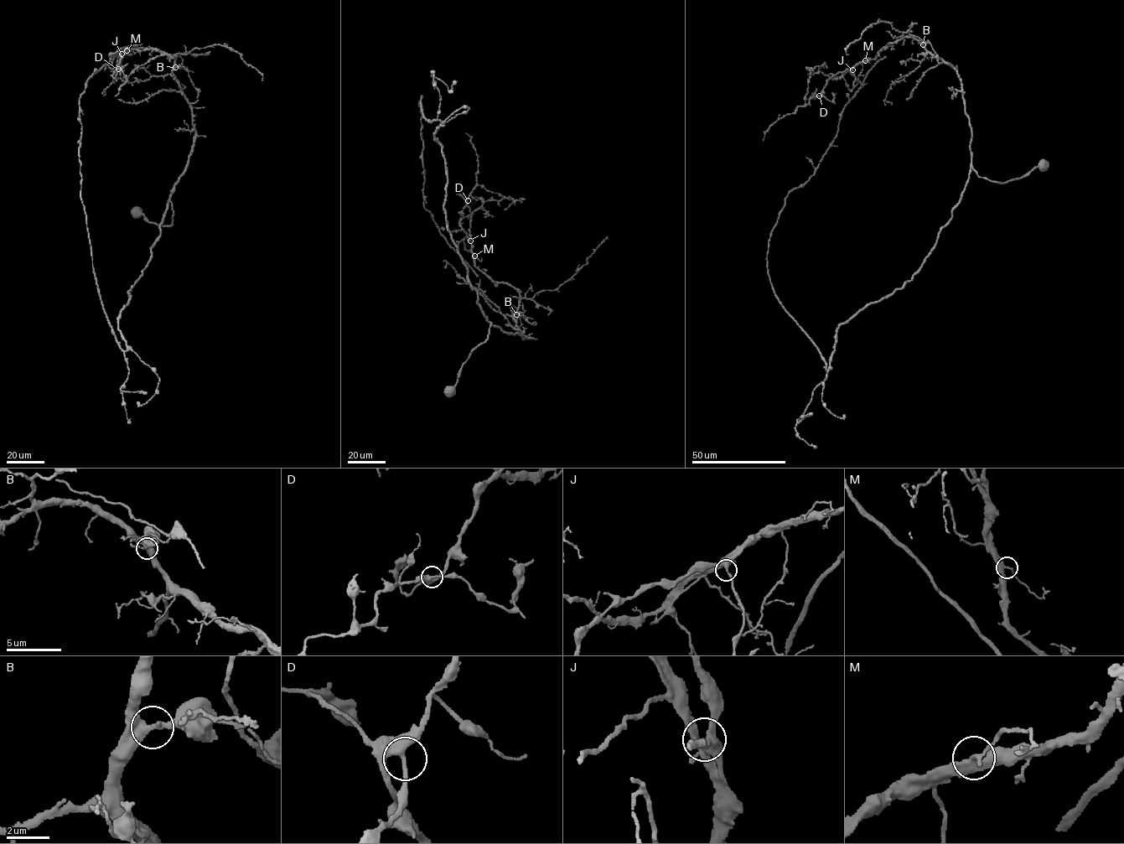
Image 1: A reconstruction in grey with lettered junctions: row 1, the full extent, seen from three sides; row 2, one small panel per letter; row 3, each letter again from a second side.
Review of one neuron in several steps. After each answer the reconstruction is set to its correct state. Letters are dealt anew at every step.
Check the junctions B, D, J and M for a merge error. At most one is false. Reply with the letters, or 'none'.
none

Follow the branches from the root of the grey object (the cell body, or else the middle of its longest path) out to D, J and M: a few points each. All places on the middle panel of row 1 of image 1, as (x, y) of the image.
D: (449, 390), (468, 356), (487, 339), (490, 323), (525, 338), (512, 317), (519, 292), (475, 265), (468, 200)
J: (449, 390), (468, 356), (487, 339), (490, 323), (525, 338), (512, 317), (519, 292), (479, 270), (470, 240)
M: (449, 390), (468, 356), (487, 339), (490, 323), (525, 338), (512, 317), (519, 292), (483, 273), (474, 256)

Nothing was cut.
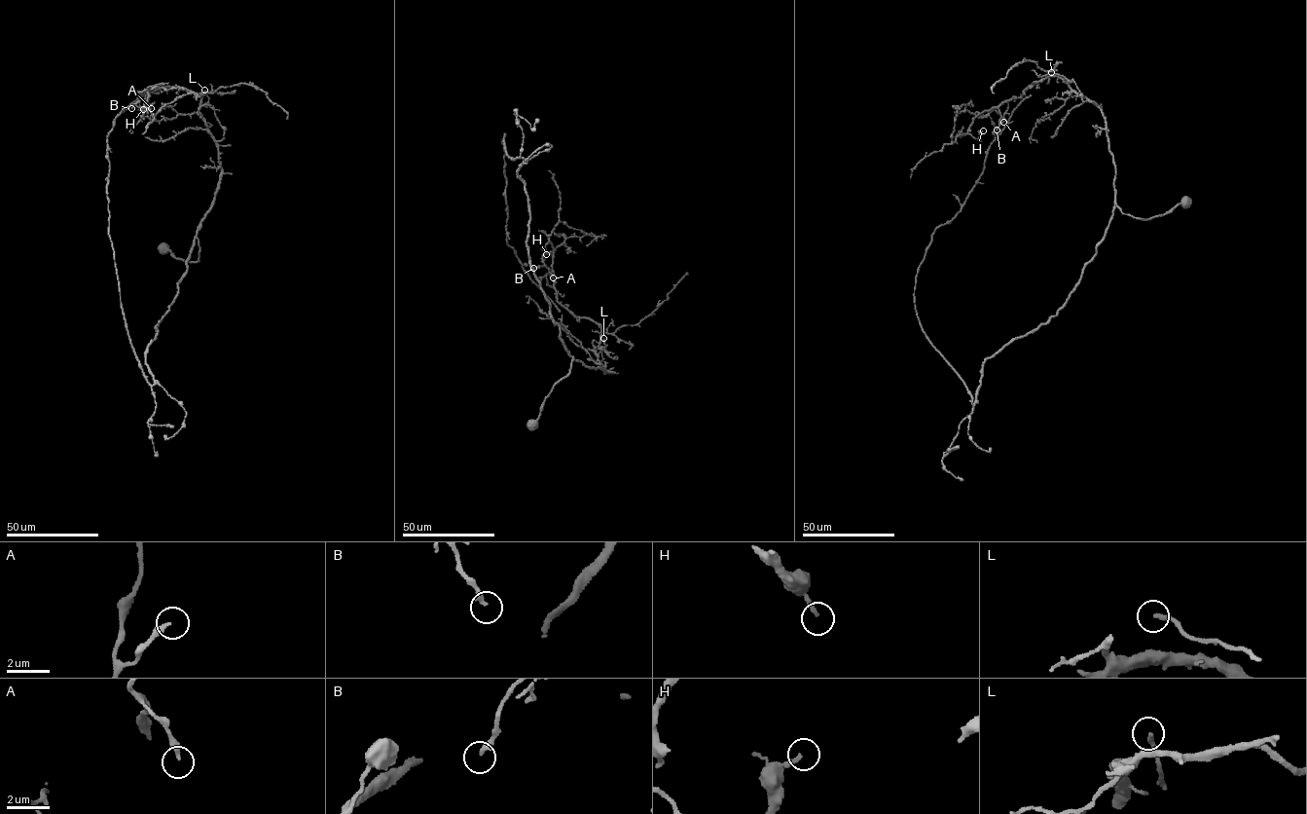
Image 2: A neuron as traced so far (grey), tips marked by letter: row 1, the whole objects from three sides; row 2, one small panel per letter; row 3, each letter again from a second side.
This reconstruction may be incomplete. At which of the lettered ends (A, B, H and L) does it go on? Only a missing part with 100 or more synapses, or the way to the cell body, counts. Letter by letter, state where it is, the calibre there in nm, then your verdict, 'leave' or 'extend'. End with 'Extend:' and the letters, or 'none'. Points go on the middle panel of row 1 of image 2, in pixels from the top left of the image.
A: place (553, 277); calibre 260 nm; leave
B: place (533, 268); calibre 240 nm; leave
H: place (546, 254); calibre 200 nm; leave
L: place (603, 338); calibre 190 nm; extend
Extend: L

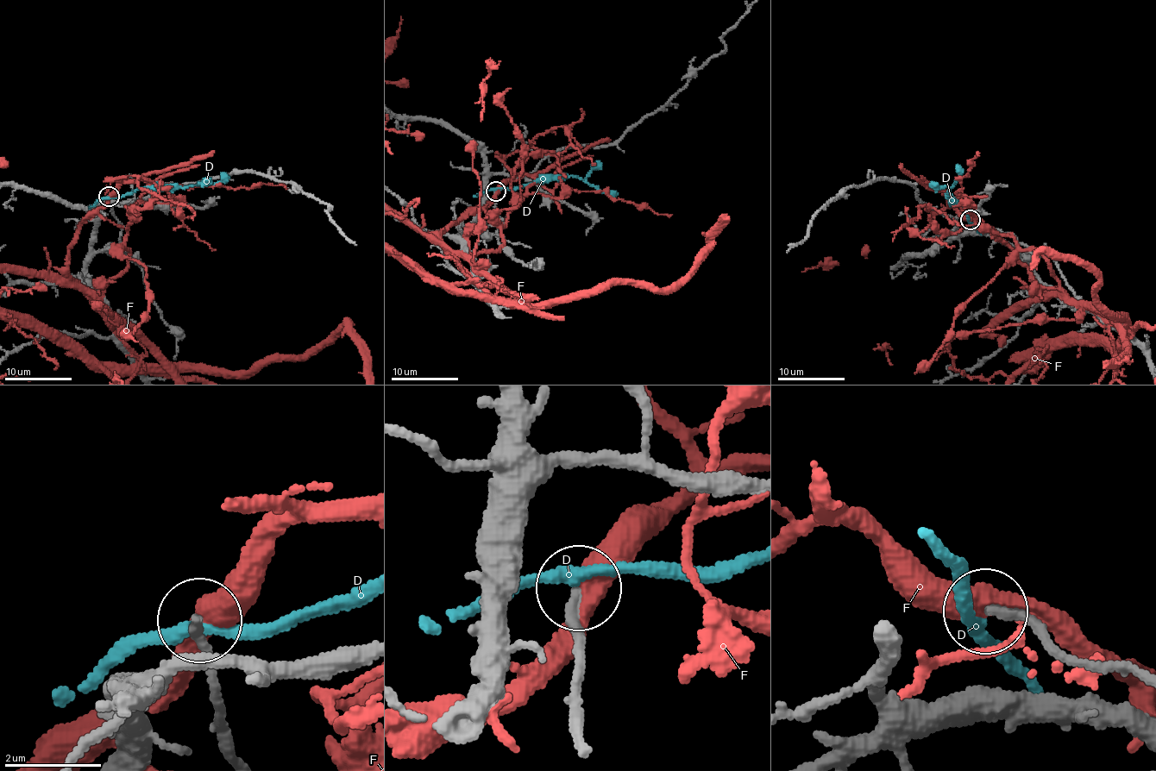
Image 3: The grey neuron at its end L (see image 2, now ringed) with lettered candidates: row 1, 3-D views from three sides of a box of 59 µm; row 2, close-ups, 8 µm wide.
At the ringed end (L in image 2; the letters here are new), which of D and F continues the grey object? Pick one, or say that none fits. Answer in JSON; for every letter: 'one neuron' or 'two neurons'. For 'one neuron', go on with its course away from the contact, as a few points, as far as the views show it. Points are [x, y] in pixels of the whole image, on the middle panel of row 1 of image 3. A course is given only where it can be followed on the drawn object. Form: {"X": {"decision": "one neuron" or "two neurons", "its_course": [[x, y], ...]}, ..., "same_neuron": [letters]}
{"D": {"decision": "two neurons"}, "F": {"decision": "two neurons"}, "same_neuron": []}

